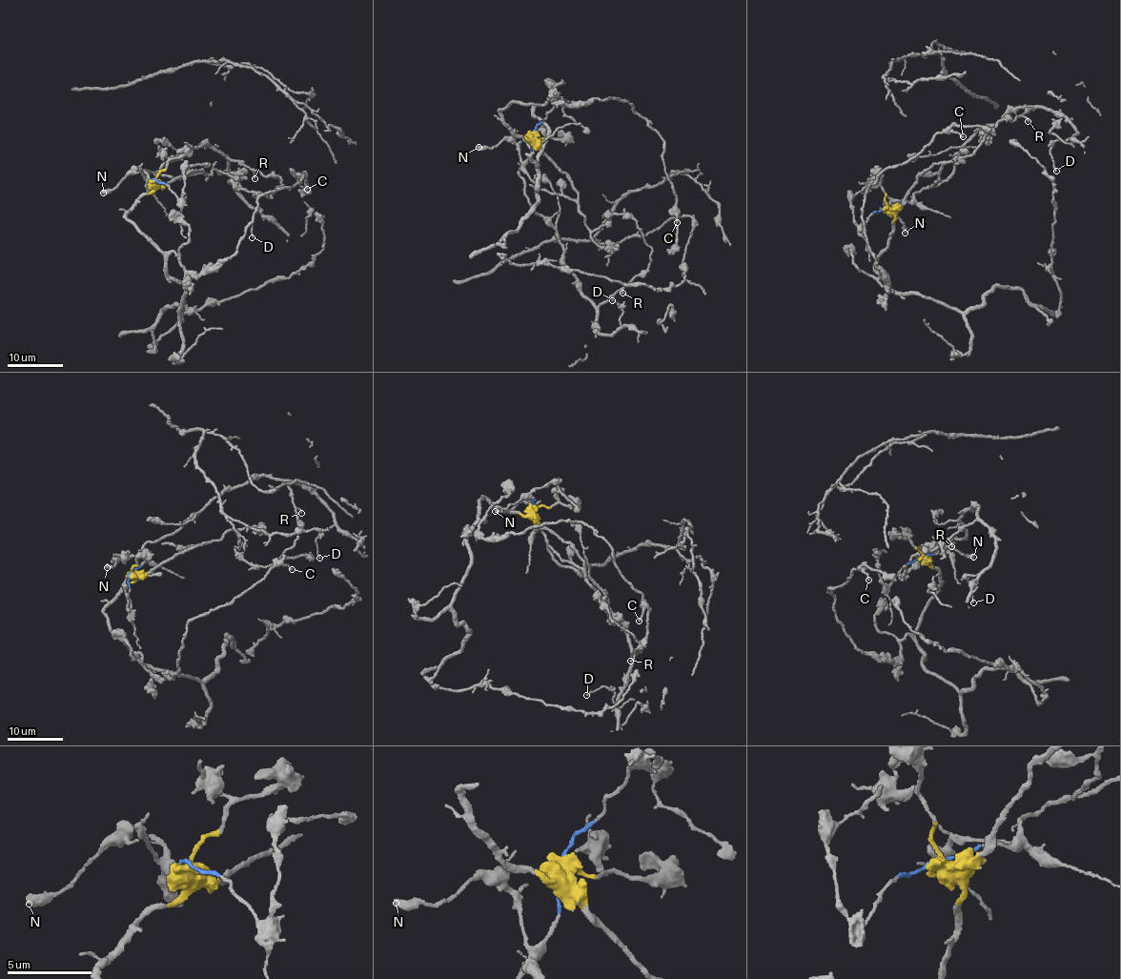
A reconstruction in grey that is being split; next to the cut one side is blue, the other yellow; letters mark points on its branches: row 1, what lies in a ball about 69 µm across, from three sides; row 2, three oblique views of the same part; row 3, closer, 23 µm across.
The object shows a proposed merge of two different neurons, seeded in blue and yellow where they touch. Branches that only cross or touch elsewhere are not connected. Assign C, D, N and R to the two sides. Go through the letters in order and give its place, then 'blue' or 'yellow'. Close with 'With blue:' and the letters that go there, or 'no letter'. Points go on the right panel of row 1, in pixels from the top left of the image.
C: place (963, 136); yellow
D: place (1056, 171); blue
N: place (905, 233); blue
R: place (1028, 121); blue
With blue: D, N, R

